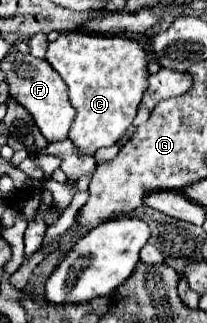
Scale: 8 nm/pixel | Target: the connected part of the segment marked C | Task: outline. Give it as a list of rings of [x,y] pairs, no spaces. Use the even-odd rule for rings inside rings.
[[[65,31],[47,45],[47,61],[61,75],[69,87],[69,101],[77,115],[73,119],[69,141],[81,155],[93,155],[101,147],[115,145],[125,131],[141,103],[147,85],[147,51],[121,35],[85,35],[79,31]]]

